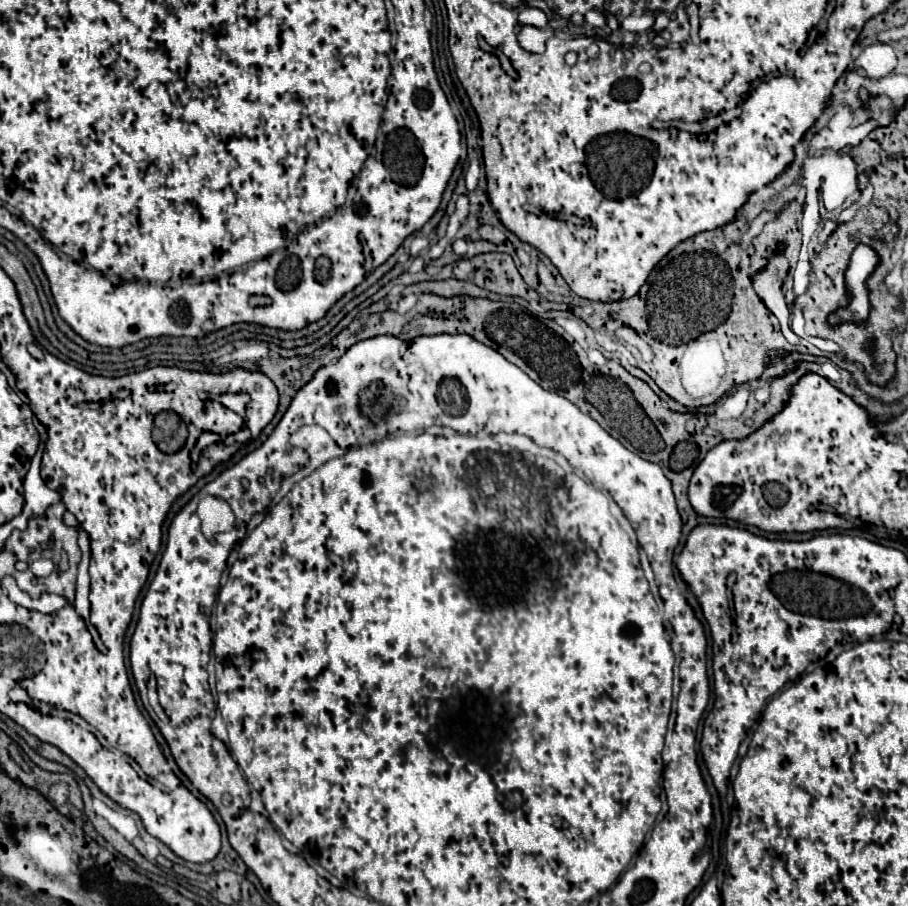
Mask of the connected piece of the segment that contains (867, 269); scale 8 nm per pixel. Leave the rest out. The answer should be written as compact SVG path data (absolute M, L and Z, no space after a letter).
M857 246L853 256L851 256L851 262L849 262L849 268L845 272L845 282L847 282L847 290L849 294L853 296L849 308L853 310L853 306L859 306L861 312L867 312L869 310L869 302L867 302L867 288L865 288L865 278L873 272L873 268L877 266L879 258L877 254L869 248L869 246Z

